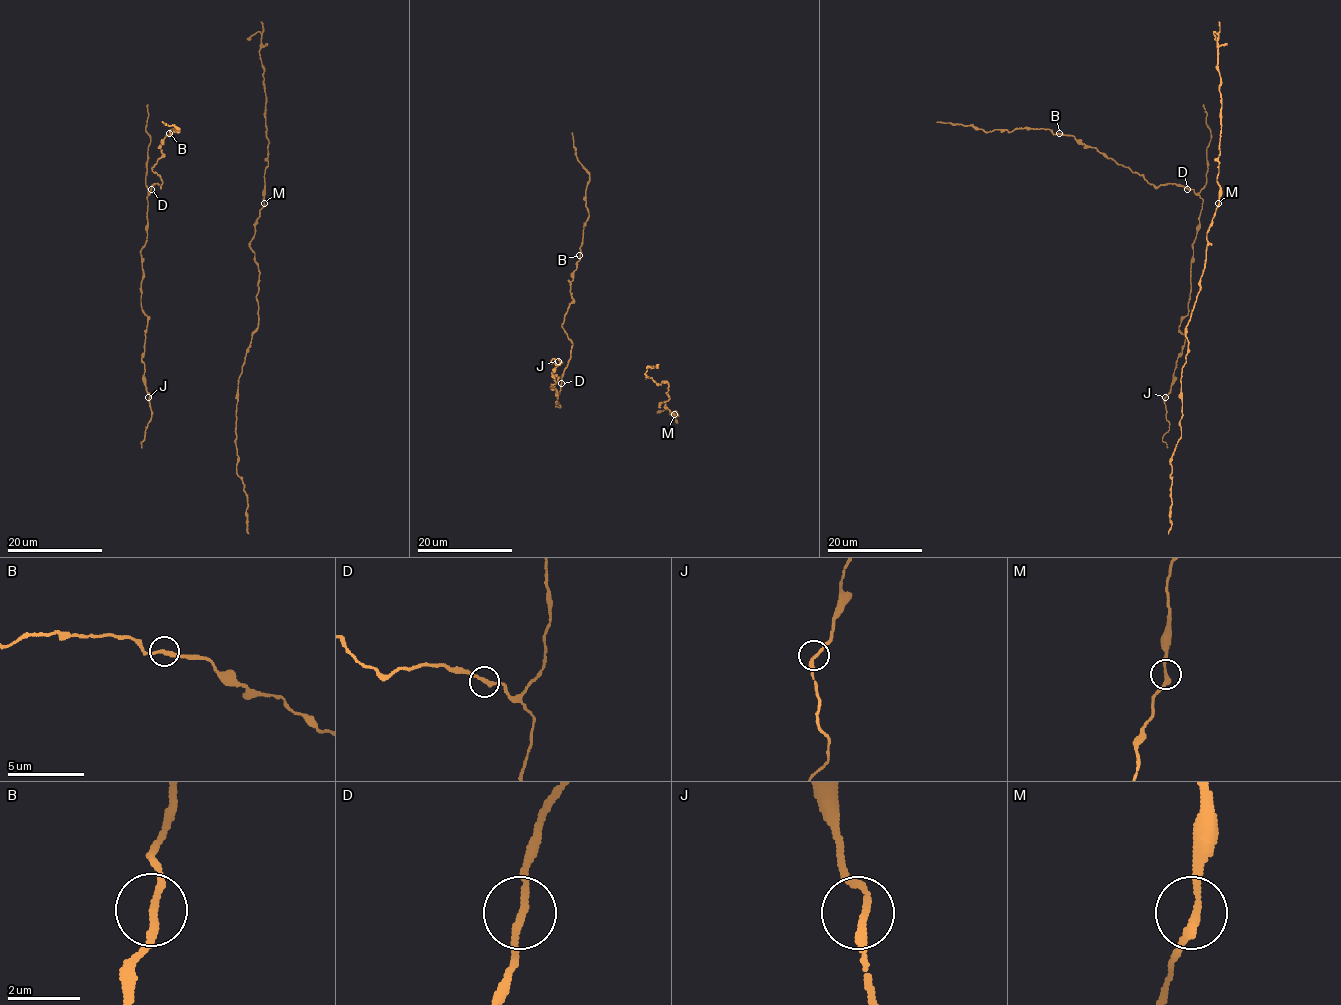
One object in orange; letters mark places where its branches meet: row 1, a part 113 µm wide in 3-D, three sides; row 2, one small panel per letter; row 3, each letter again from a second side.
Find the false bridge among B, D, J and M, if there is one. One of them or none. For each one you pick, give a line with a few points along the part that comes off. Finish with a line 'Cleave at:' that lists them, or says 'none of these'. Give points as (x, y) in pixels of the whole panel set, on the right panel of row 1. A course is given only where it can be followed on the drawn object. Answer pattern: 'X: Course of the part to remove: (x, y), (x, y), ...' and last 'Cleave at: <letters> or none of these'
Cleave at: none of these

